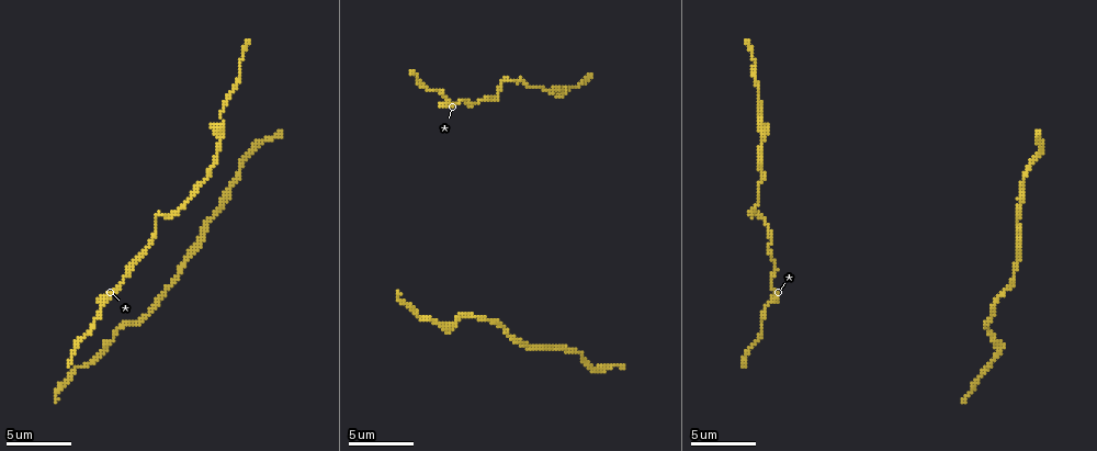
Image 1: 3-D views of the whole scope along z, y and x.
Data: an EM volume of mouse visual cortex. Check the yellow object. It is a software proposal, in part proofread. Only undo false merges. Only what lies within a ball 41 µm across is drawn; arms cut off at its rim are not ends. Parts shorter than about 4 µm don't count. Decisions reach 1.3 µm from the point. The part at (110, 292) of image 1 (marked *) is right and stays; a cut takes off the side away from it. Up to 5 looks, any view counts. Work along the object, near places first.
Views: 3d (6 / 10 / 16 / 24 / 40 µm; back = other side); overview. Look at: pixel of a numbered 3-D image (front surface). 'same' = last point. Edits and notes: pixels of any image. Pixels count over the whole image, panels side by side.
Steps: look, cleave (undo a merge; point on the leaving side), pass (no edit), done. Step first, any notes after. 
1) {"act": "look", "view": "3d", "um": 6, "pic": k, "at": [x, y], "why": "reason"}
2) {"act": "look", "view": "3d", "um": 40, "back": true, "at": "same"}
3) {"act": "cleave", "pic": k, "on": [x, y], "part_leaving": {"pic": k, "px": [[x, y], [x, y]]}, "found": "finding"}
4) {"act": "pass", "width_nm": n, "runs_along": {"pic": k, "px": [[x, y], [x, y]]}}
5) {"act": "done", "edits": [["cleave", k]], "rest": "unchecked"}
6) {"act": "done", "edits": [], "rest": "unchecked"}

{"act": "look", "view": "3d", "um": 10, "pic": 1, "at": [158, 215]}

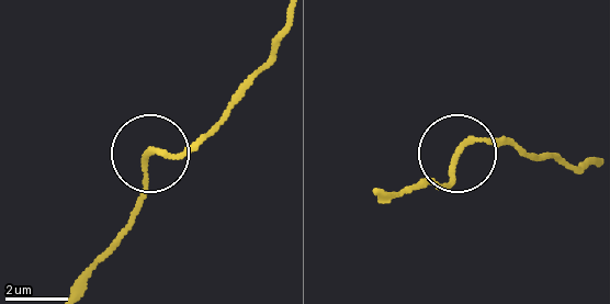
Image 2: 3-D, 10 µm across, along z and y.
{"act": "pass", "runs_along": {"pic": 2, "px": [[72, 285], [131, 215], [146, 157], [191, 149], [212, 131]]}, "found": "continuous, no second neuron"}

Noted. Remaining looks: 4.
{"act": "look", "view": "3d", "um": 10, "pic": 1, "at": [761, 112]}

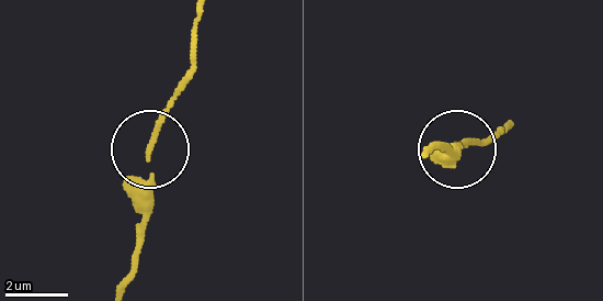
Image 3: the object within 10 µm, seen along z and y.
{"act": "pass", "runs_along": {"pic": 3, "px": [[122, 281], [146, 210], [148, 155], [182, 79]]}, "found": "continuous, no second neuron"}

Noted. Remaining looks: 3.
{"act": "look", "view": "3d", "um": 6, "pic": 1, "at": [470, 315]}

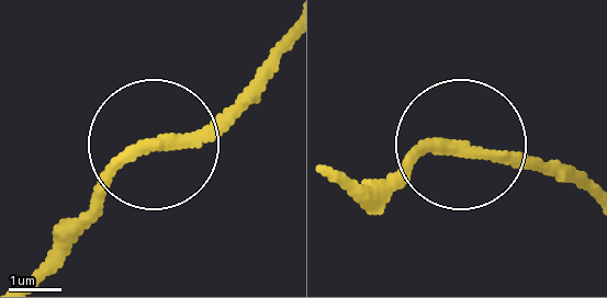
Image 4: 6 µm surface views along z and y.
{"act": "pass", "side_arm_um": 10, "found": "one neuron here"}

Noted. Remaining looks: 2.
{"act": "done", "edits": [], "rest": "unchecked"}

